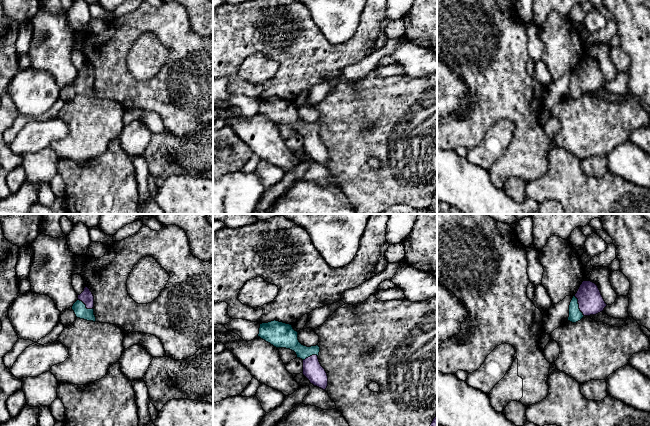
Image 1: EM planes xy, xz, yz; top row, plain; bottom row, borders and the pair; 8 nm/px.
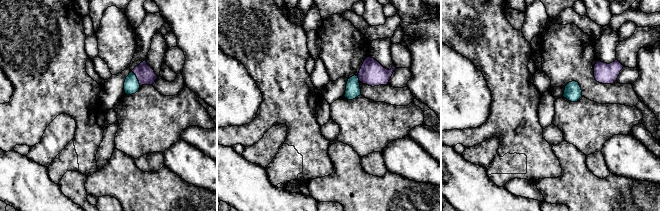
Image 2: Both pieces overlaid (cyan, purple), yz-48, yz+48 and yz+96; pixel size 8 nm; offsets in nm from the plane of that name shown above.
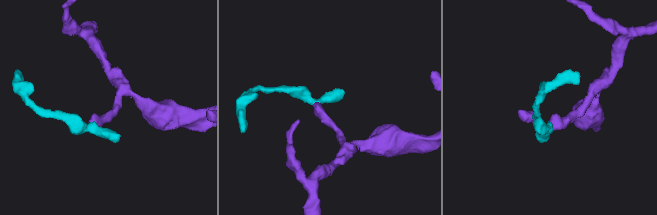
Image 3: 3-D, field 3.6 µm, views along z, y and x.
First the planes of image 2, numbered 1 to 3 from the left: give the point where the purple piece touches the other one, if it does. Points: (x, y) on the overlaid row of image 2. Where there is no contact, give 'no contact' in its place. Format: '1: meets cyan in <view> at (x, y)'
1: meets cyan in yz-48 at (136, 78)
2: meets cyan in yz+48 at (358, 78)
3: no contact

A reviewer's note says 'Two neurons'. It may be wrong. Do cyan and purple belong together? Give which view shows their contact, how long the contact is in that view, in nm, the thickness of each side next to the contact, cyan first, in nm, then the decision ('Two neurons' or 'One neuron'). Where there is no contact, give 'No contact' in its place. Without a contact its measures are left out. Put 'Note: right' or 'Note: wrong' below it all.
Touches cyan in yz. Shared border 180 nm. Thickness 110 nm (cyan) against 200 nm. One neuron
Note: wrong

